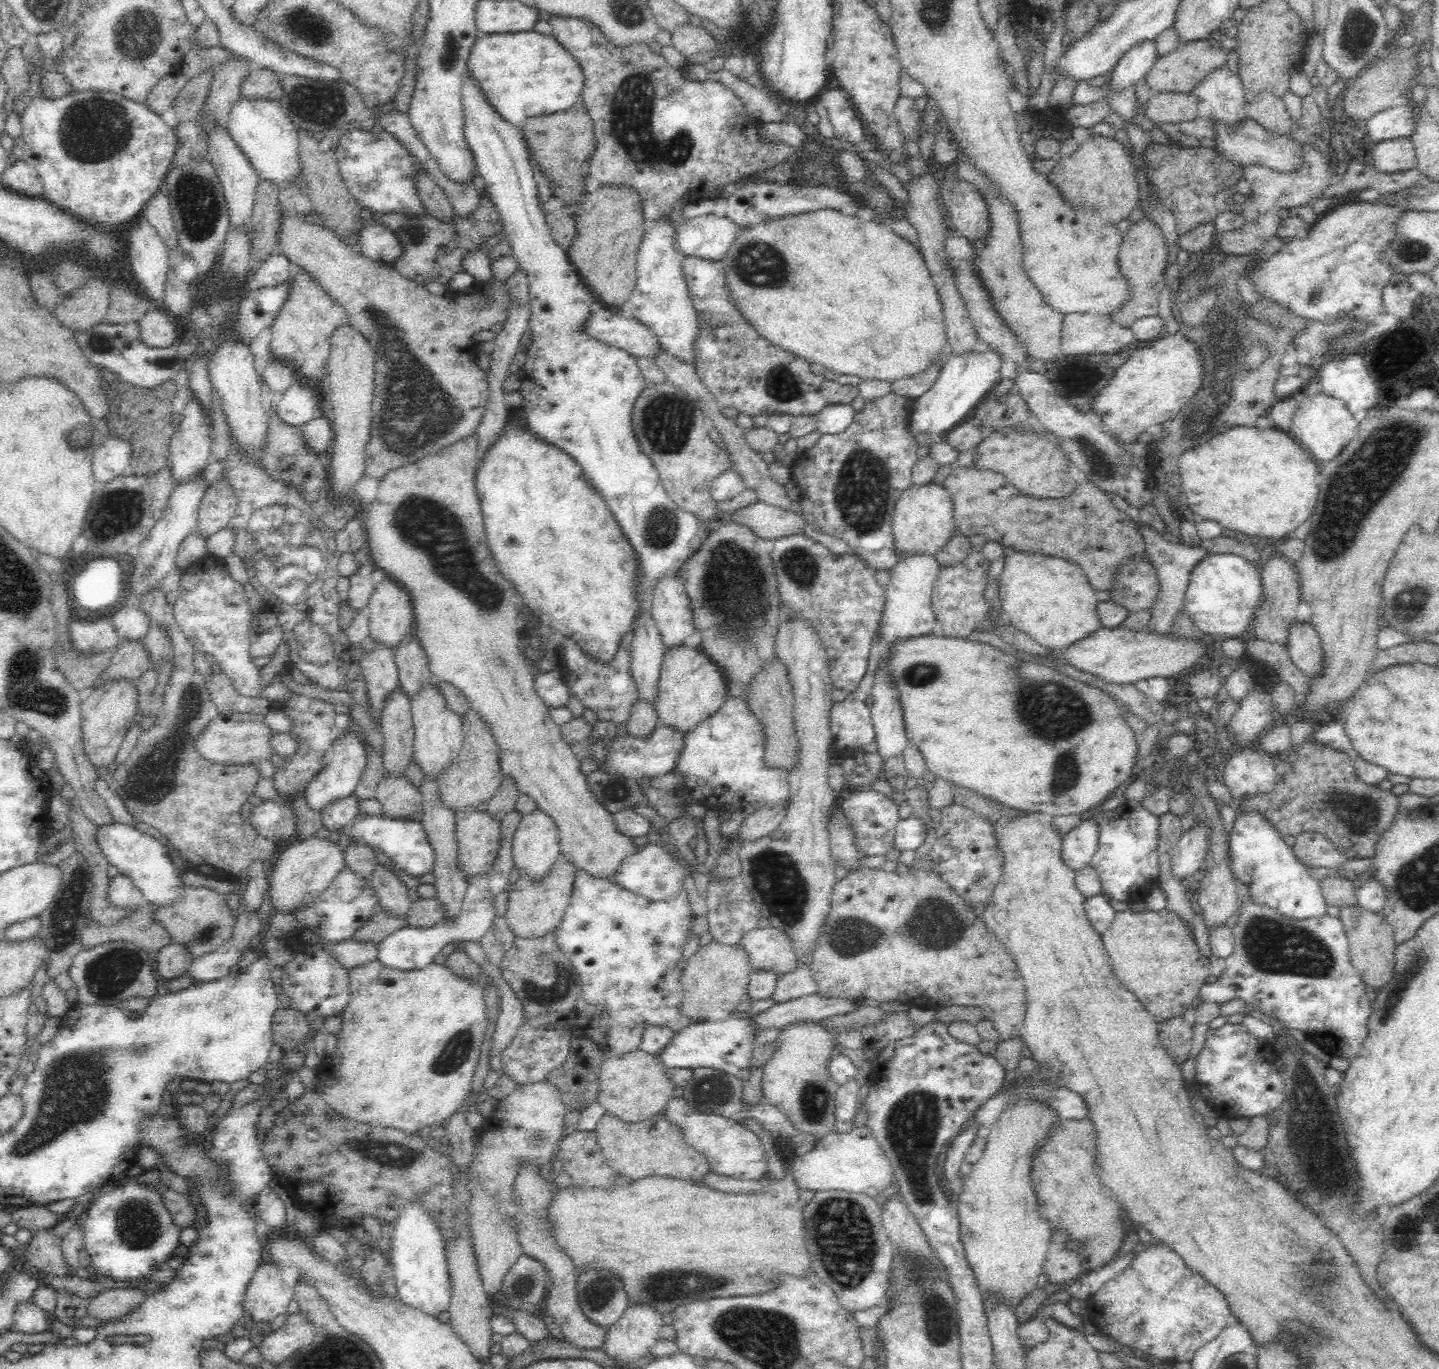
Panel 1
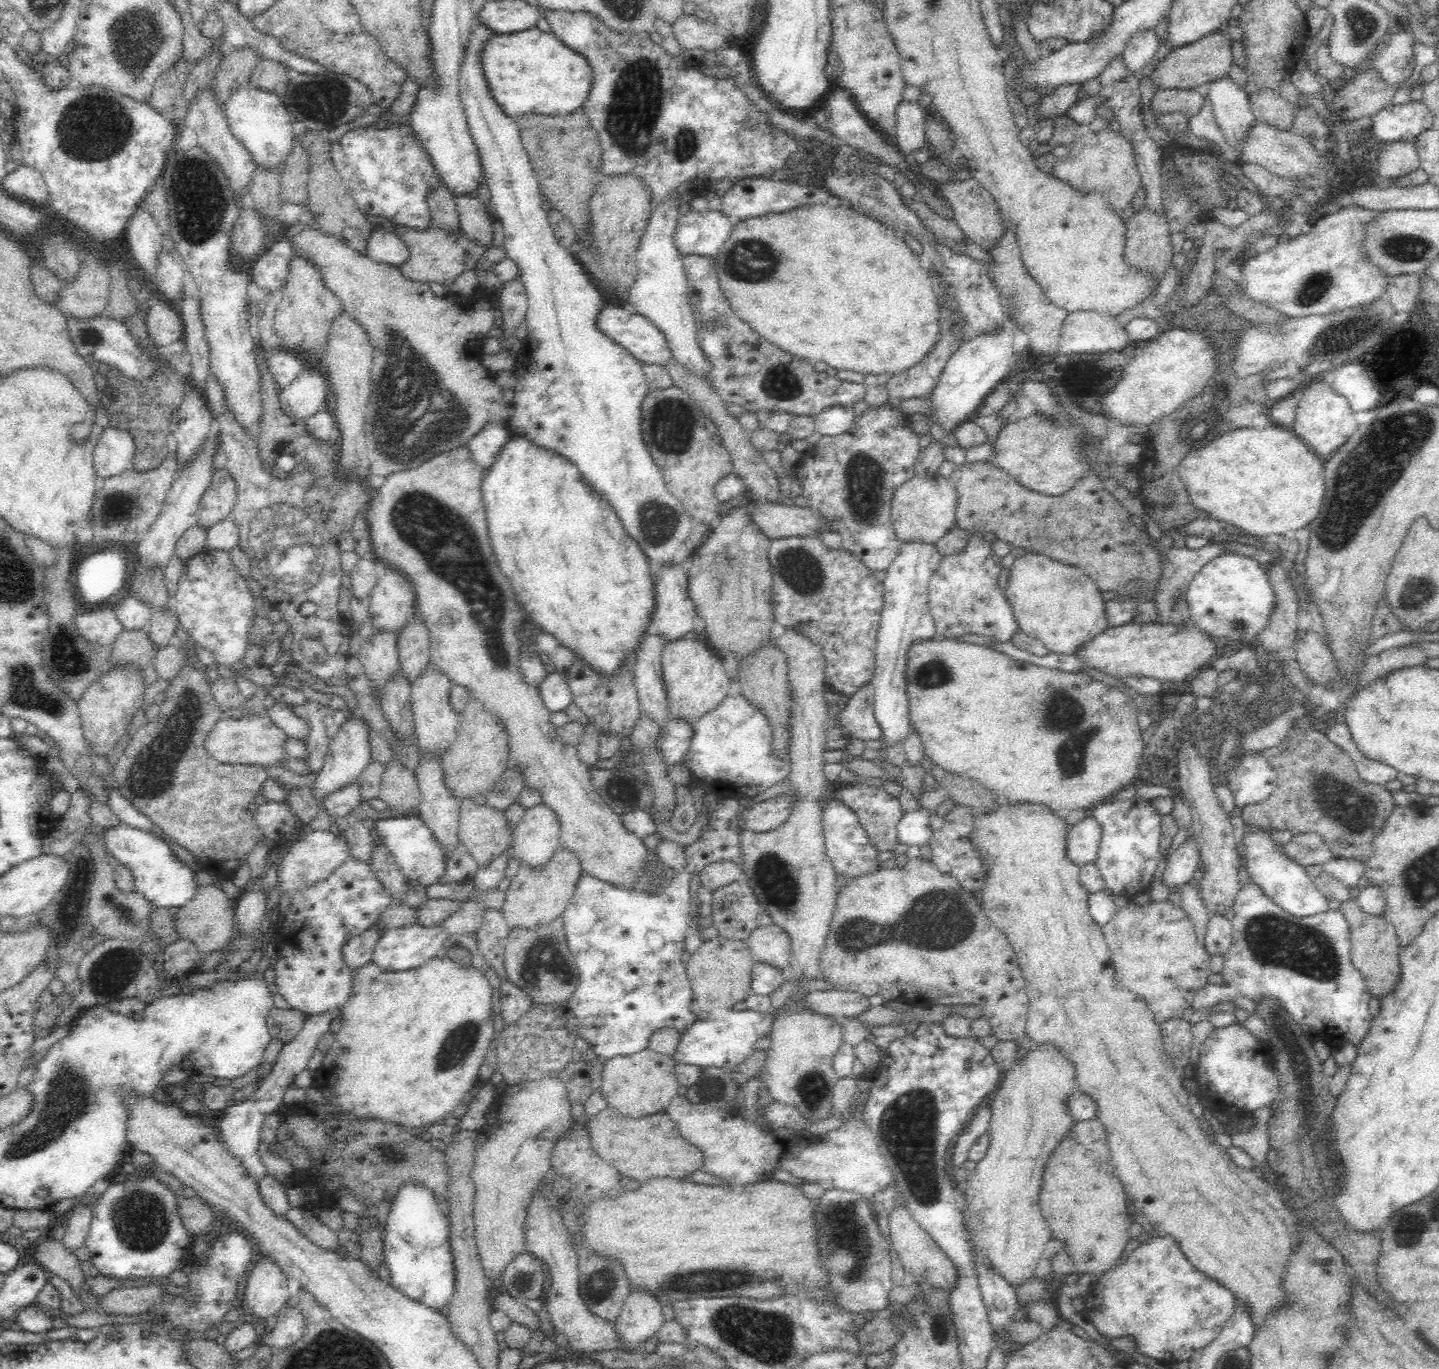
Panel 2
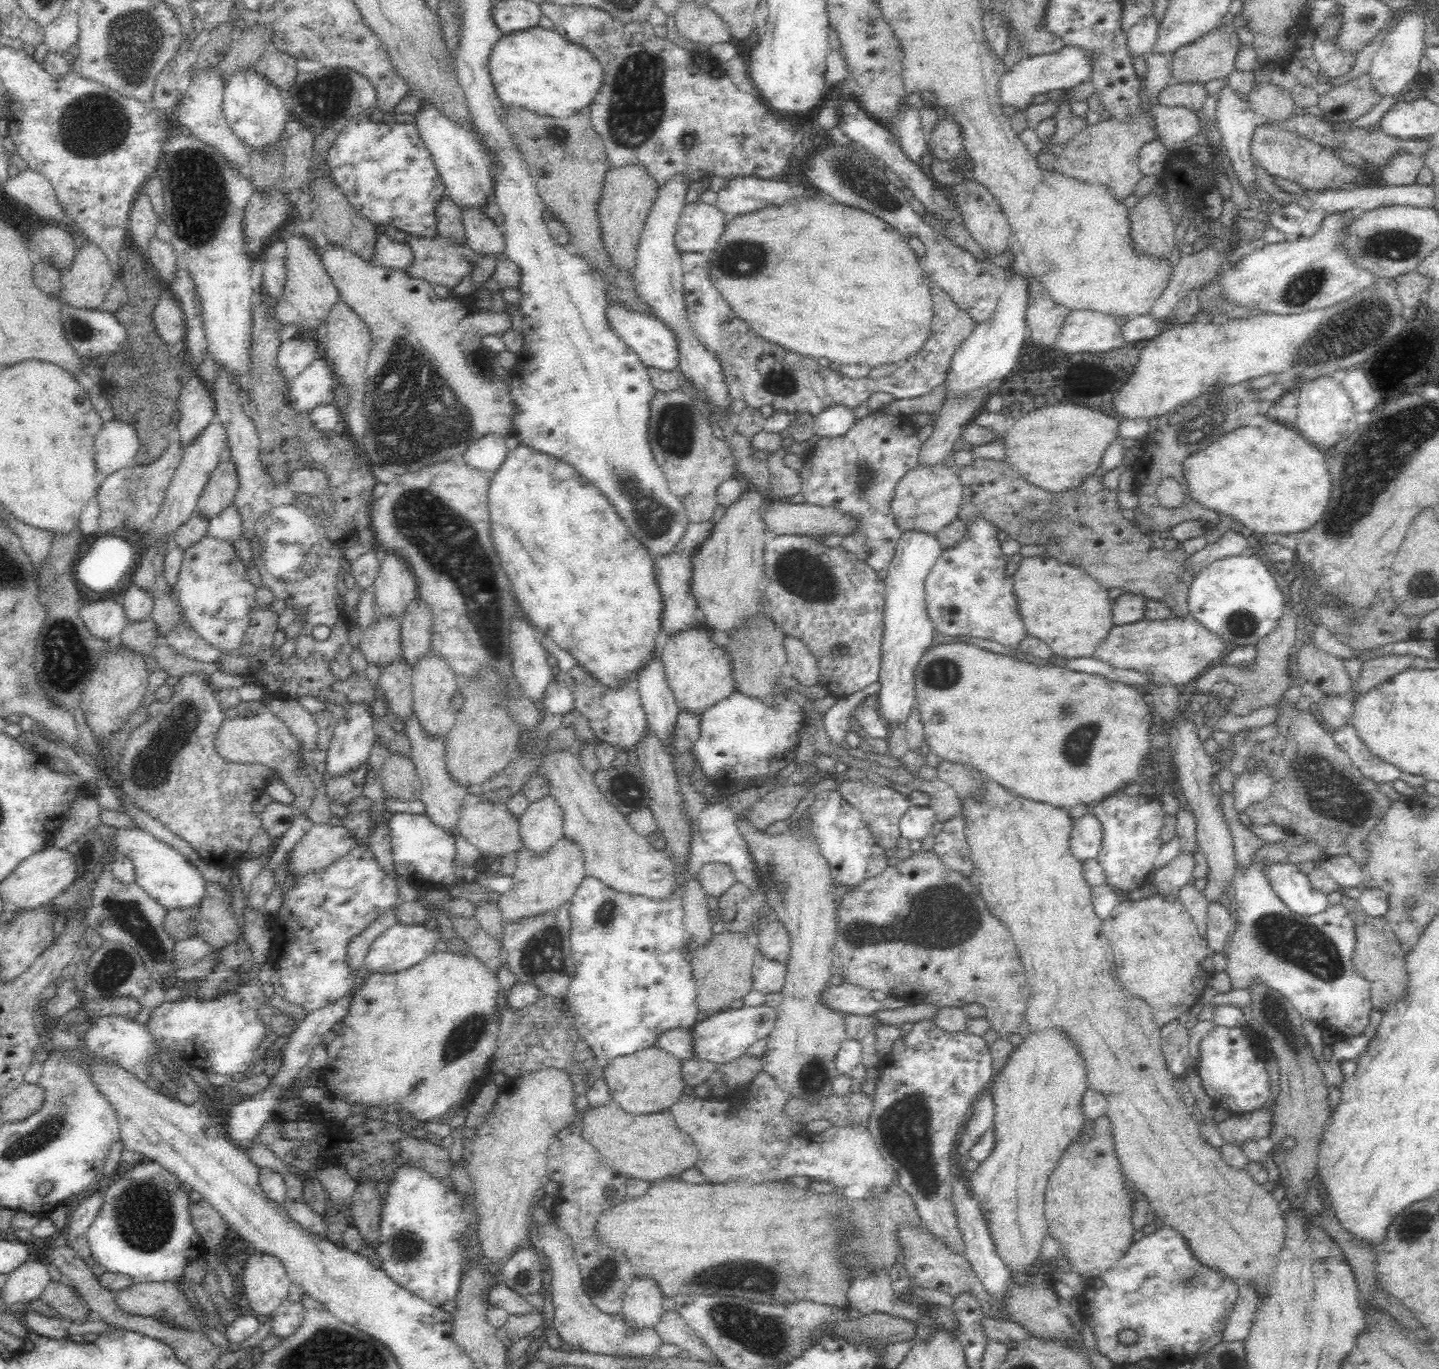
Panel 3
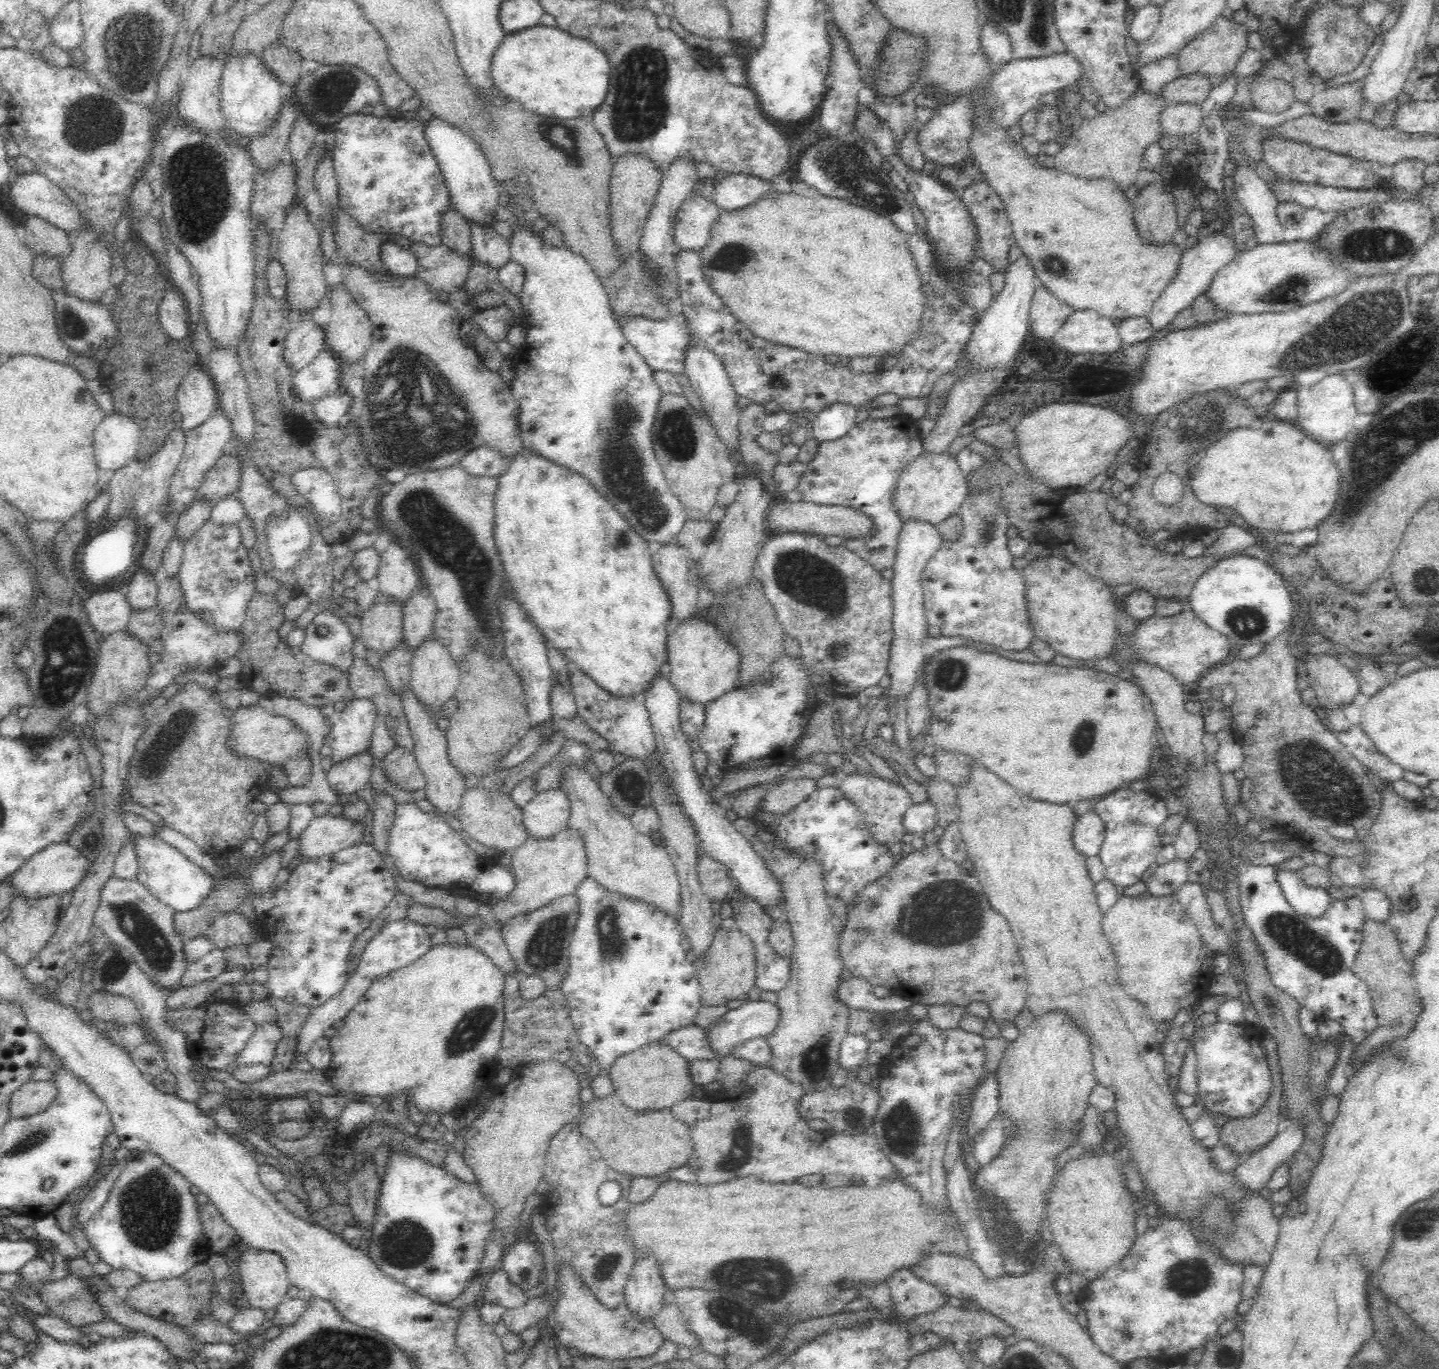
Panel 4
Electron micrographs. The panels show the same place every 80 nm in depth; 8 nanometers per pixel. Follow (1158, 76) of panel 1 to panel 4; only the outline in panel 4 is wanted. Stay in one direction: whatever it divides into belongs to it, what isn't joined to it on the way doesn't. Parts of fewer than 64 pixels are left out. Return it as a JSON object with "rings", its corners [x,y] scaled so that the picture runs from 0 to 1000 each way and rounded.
{"rings":[[[846,12],[842,19],[834,23],[821,37],[817,39],[819,54],[837,53],[839,56],[849,56],[853,52],[858,52],[862,41],[867,37],[867,19],[860,18],[859,15]]]}

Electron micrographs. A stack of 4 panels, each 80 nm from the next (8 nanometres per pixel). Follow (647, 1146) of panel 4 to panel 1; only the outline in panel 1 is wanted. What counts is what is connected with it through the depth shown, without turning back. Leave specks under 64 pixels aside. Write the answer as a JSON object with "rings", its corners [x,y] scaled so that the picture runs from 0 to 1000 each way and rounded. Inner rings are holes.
{"rings":[[[420,812],[416,818],[412,827],[414,836],[420,848],[429,857],[439,863],[449,860],[467,860],[480,863],[486,863],[486,860],[493,855],[492,847],[482,838],[478,836],[473,822],[461,814],[457,813],[446,820],[434,820],[427,813]],[[457,820],[463,821],[463,825],[457,828]]]}

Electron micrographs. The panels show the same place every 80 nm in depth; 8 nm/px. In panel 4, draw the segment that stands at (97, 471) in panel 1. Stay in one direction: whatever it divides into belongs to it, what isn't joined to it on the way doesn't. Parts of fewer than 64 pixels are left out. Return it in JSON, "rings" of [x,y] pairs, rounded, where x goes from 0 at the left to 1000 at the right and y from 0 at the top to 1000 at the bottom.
{"rings":[[[78,302],[67,311],[65,325],[68,340],[81,344],[95,335],[98,321],[96,308],[88,302]]]}

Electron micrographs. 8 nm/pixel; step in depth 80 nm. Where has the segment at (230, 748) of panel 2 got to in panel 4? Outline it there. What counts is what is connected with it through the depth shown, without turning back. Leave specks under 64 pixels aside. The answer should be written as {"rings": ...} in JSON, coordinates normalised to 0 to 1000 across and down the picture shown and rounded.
{"rings":[[[179,514],[174,517],[166,516],[164,519],[158,520],[161,528],[161,536],[158,544],[165,547],[167,551],[178,553],[185,558],[193,558],[197,560],[202,574],[208,574],[216,569],[217,554],[215,554],[216,533],[207,531],[199,523],[190,522],[182,519]]]}

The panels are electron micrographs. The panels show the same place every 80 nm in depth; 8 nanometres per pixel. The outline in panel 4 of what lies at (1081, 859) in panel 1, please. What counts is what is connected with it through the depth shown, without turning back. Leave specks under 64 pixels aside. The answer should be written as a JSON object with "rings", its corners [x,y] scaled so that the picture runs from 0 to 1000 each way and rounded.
{"rings":[[[761,592],[750,596],[745,608],[747,619],[751,624],[755,626],[764,625],[768,613],[768,603]]]}

